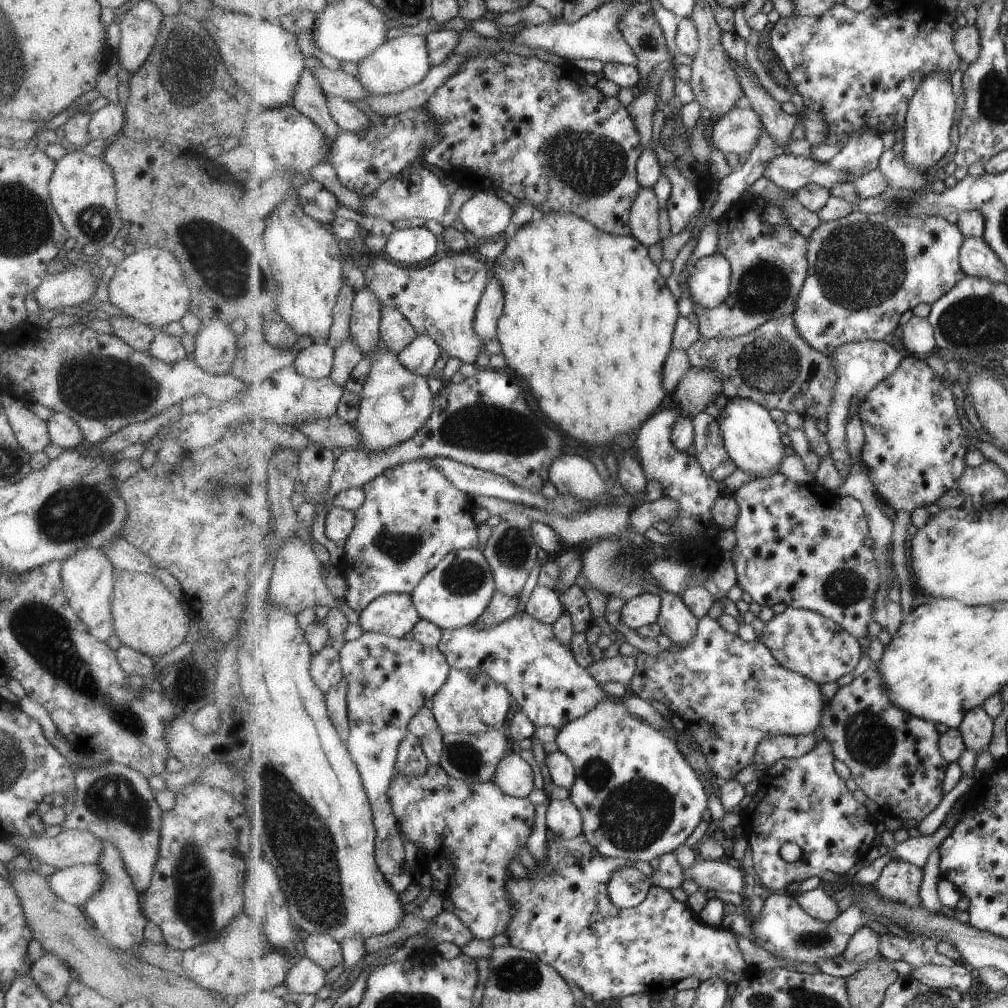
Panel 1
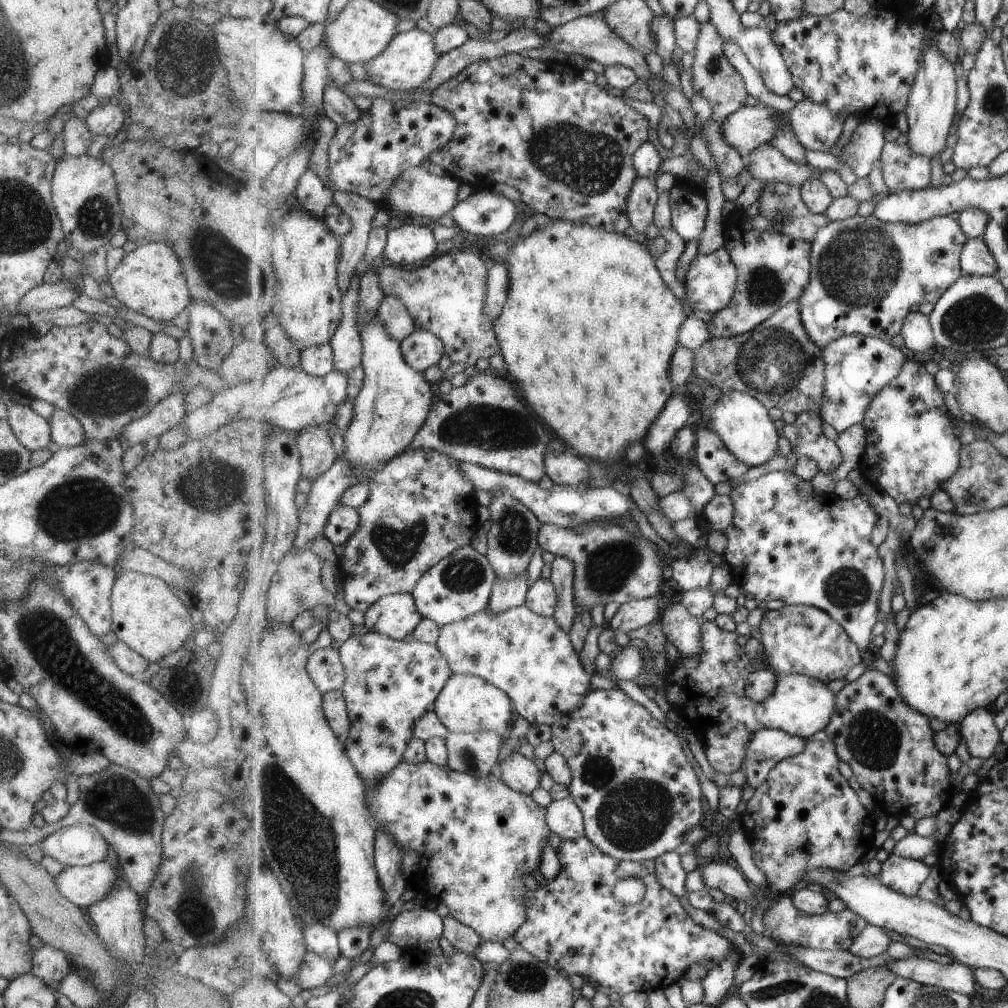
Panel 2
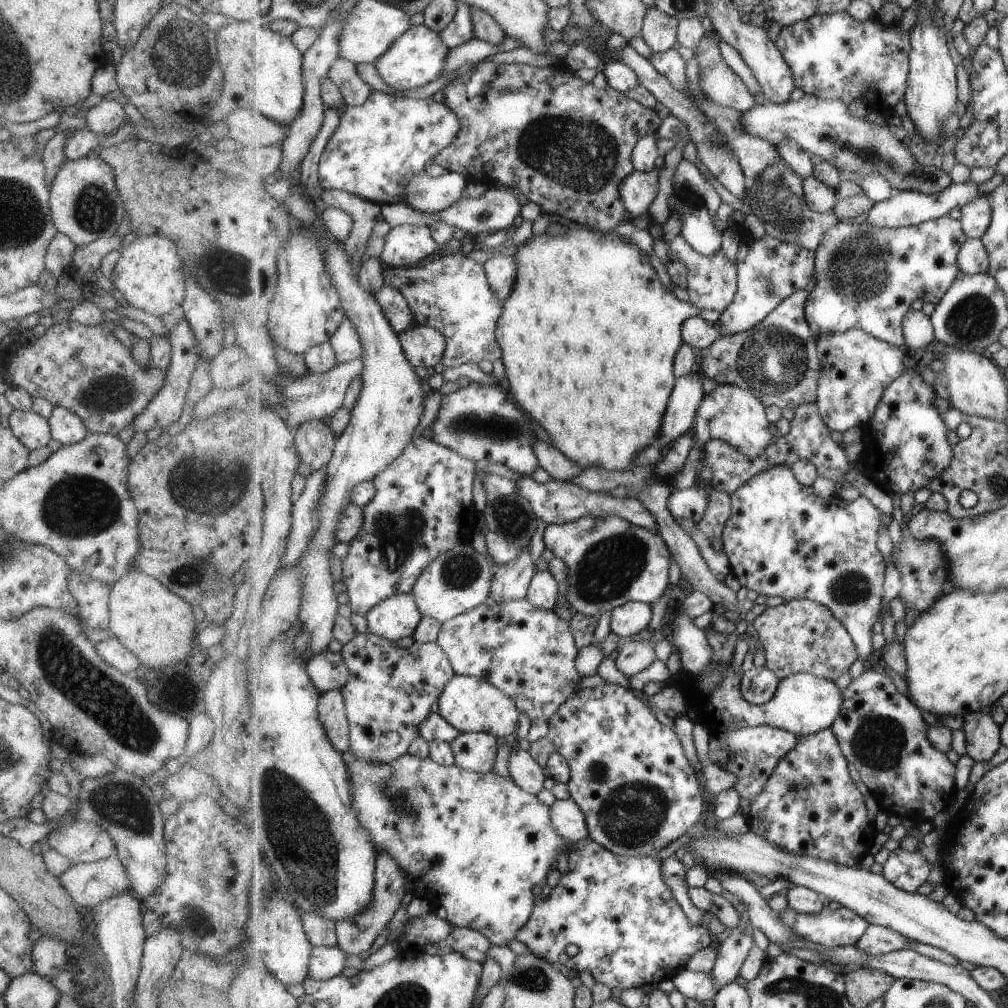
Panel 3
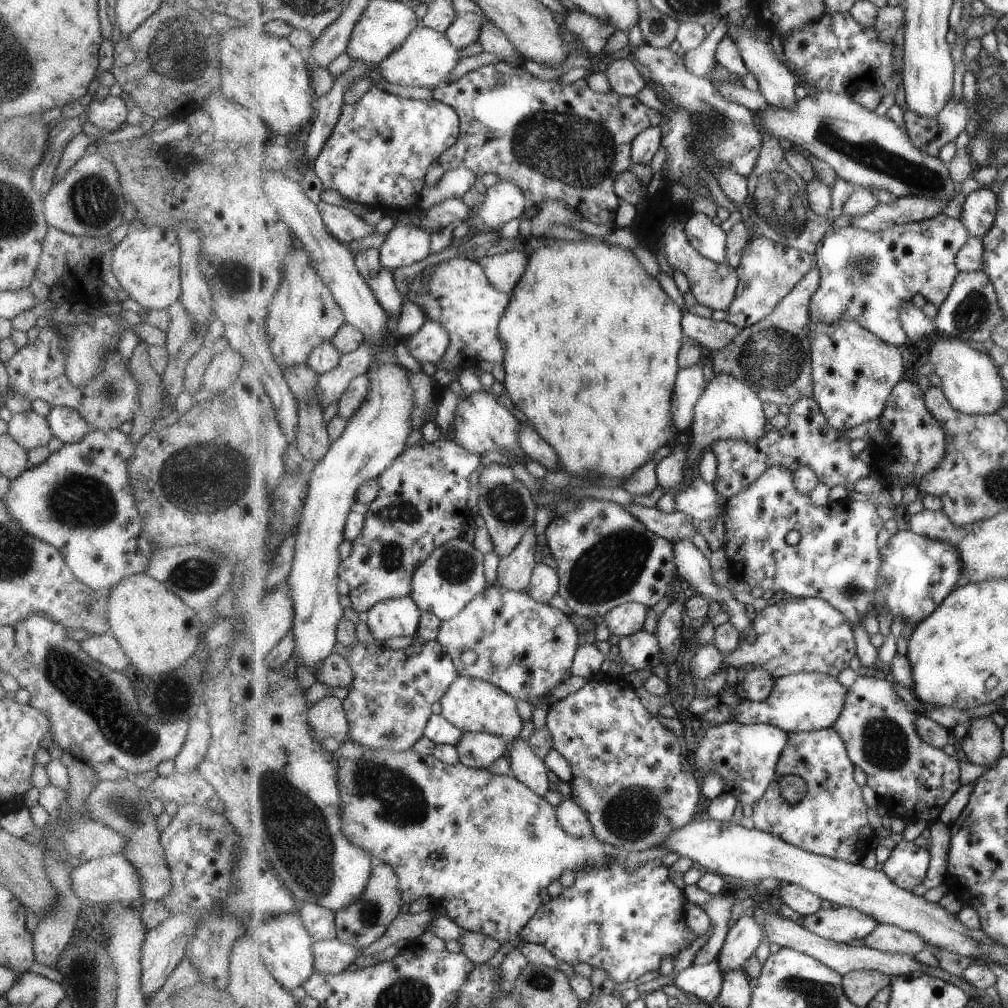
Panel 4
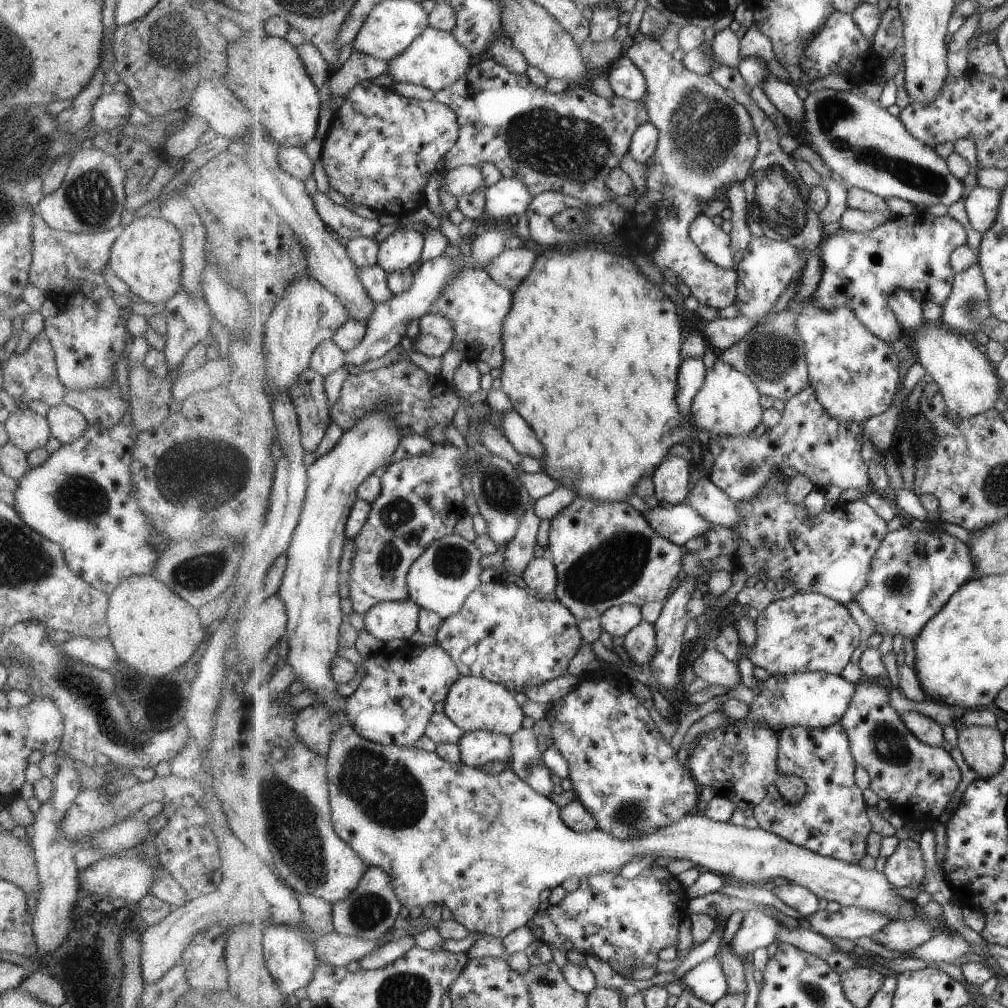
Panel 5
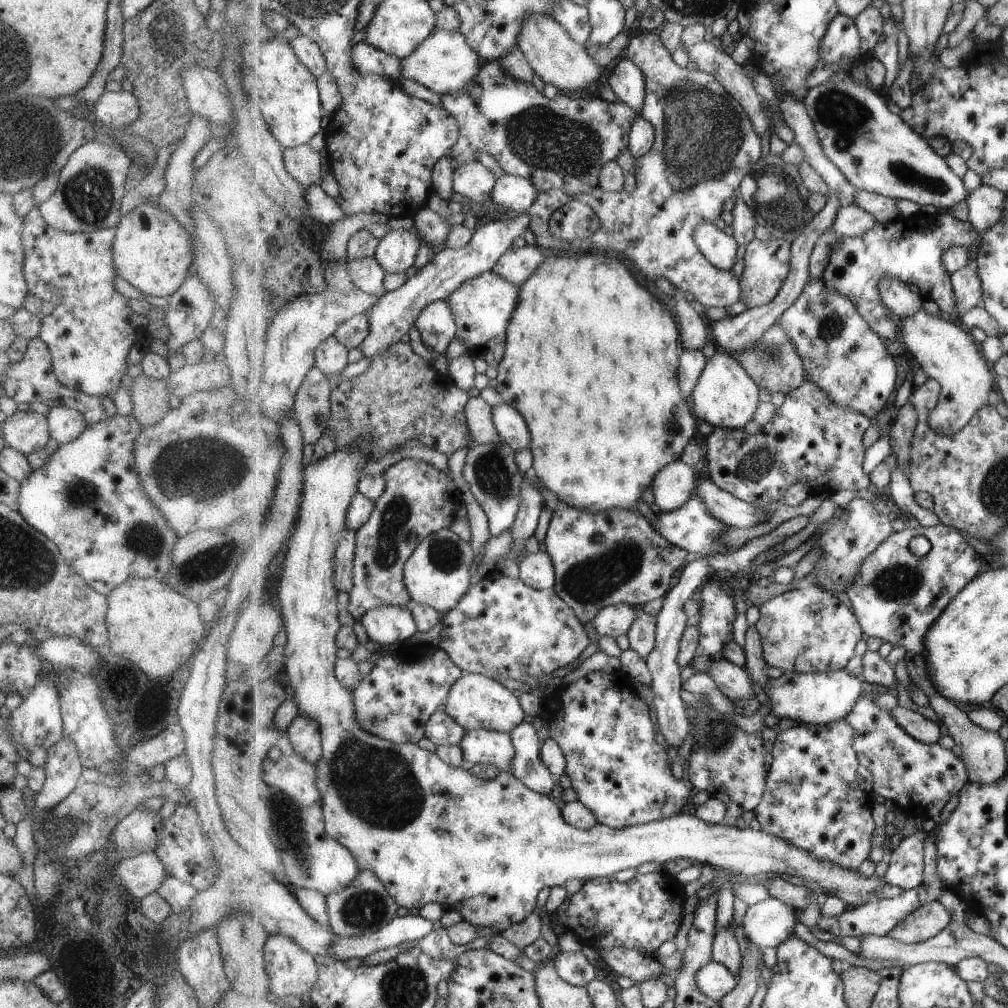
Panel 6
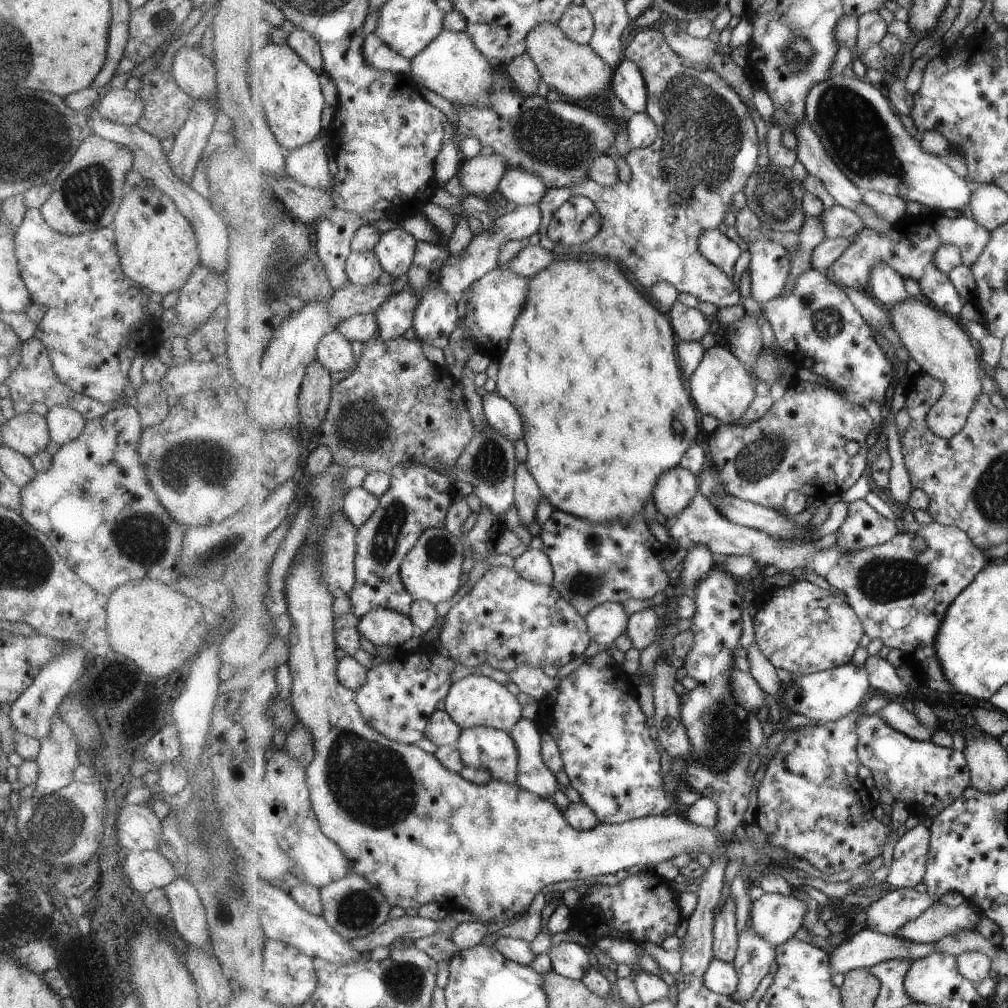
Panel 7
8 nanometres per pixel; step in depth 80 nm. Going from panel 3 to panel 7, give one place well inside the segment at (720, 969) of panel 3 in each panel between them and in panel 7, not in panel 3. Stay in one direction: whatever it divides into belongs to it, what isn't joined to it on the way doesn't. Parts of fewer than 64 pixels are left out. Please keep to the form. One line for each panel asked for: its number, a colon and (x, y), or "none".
4: (744, 937)
5: (757, 929)
6: (768, 923)
7: (775, 917)

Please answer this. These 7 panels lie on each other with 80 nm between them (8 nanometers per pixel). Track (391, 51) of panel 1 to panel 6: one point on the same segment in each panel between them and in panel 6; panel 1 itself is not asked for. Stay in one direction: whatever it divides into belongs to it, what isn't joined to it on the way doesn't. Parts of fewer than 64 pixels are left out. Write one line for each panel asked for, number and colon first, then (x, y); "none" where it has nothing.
2: (409, 60)
3: (416, 58)
4: (426, 59)
5: (436, 59)
6: (444, 62)

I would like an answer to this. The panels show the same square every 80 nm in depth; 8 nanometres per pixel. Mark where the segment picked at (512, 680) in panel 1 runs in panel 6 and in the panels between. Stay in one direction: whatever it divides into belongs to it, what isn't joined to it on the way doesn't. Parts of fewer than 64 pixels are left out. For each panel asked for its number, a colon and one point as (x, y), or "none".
2: (529, 656)
3: (531, 654)
4: (525, 647)
5: (502, 633)
6: (502, 628)

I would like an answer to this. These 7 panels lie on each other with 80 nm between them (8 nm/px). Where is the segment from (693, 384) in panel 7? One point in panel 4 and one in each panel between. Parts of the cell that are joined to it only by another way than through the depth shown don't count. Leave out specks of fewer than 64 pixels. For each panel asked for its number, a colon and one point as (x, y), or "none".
4: (729, 408)
5: (729, 403)
6: (726, 396)

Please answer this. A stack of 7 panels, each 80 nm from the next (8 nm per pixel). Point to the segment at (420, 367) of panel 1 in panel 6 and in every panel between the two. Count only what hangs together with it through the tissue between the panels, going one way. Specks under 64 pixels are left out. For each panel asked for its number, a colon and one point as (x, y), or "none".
2: (422, 349)
3: (425, 346)
4: (430, 343)
5: (436, 336)
6: (437, 324)

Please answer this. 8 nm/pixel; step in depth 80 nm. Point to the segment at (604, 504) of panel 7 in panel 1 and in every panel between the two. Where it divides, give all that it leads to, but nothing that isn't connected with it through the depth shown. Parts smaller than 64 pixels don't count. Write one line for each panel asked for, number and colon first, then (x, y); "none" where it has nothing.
1: (589, 321)
2: (575, 332)
3: (590, 334)
4: (592, 341)
5: (593, 349)
6: (592, 357)

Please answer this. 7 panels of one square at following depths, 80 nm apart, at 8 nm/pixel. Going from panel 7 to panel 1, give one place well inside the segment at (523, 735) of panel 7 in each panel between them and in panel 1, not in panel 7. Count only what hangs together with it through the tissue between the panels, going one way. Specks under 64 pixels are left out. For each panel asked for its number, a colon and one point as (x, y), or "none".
1: (515, 777)
2: (519, 773)
3: (525, 770)
4: (529, 768)
5: (527, 760)
6: (528, 765)

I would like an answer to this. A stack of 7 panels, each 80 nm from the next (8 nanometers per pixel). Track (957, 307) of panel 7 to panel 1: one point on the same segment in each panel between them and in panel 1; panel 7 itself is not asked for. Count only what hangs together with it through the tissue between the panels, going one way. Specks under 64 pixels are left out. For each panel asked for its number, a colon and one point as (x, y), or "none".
1: (845, 299)
2: (918, 263)
3: (920, 261)
4: (914, 258)
5: (862, 271)
6: (911, 250)

